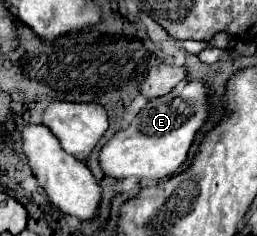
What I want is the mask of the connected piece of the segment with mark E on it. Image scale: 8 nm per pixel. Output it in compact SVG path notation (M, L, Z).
M192 81L192 83L184 83L178 87L178 91L170 91L168 95L164 97L158 97L158 99L152 99L130 123L128 129L122 129L118 133L114 133L108 143L100 149L100 155L98 155L98 163L100 163L100 169L104 171L106 177L114 177L114 179L128 179L128 177L136 177L138 181L144 181L144 183L150 183L150 181L158 181L158 179L164 179L168 175L174 175L182 163L186 161L186 155L188 155L188 149L192 145L192 139L196 135L196 131L204 125L206 117L208 117L210 109L208 109L208 103L206 103L206 85L202 81Z

